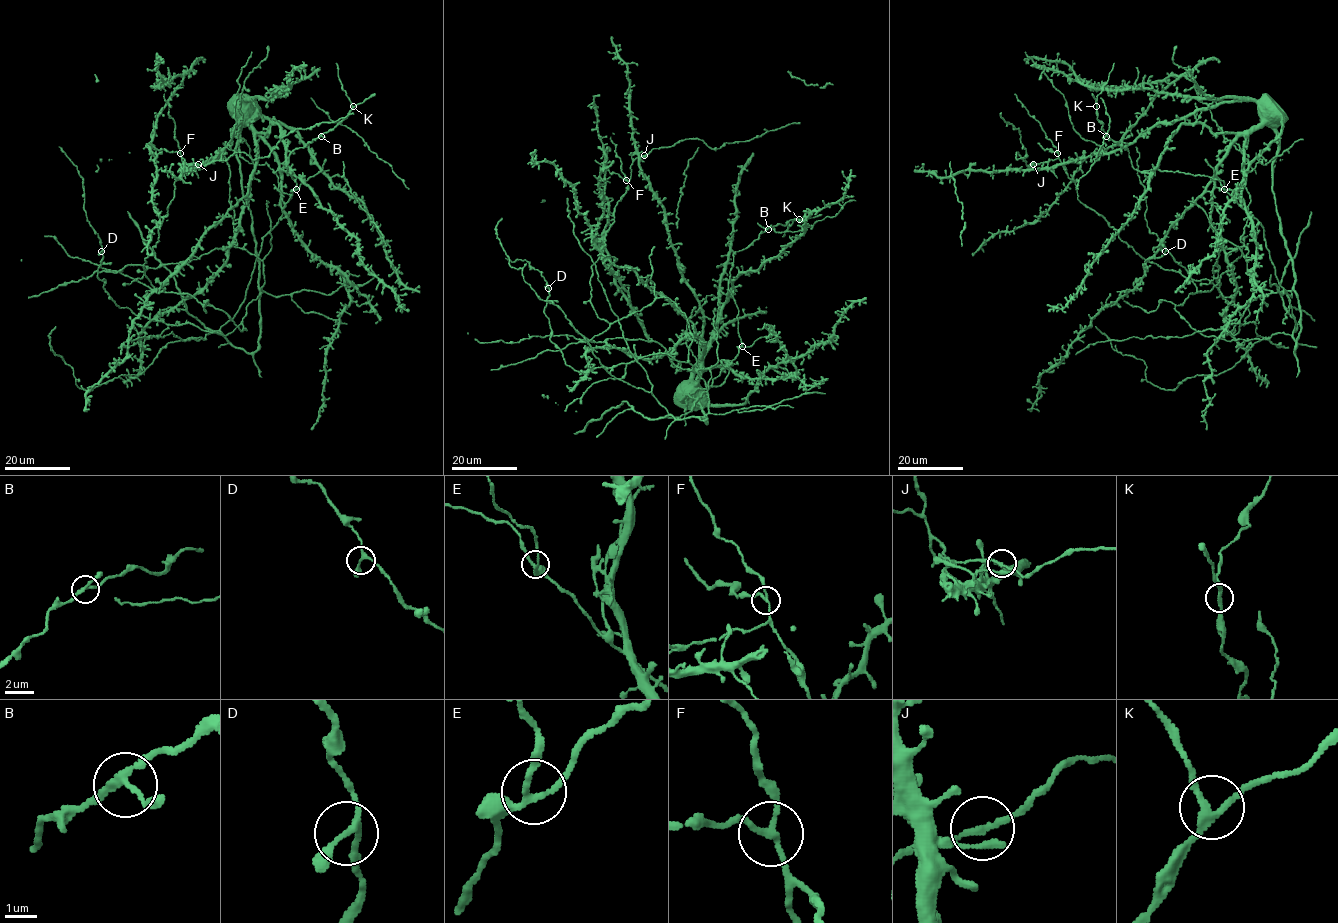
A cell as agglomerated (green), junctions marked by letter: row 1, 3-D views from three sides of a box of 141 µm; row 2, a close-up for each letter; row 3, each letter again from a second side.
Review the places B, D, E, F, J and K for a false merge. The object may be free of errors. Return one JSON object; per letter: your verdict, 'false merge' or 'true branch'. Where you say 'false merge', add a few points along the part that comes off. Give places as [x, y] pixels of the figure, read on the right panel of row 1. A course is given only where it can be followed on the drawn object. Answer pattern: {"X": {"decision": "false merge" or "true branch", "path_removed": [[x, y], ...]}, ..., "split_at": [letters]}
{"B": {"decision": "true branch"}, "D": {"decision": "true branch"}, "E": {"decision": "true branch"}, "F": {"decision": "false merge", "path_removed": [[1057, 153], [1045, 150], [1038, 142]]}, "J": {"decision": "true branch"}, "K": {"decision": "true branch"}, "split_at": ["F"]}

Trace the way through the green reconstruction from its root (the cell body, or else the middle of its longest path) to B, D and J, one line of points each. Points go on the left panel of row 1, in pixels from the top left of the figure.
B: (238, 105), (276, 159), (285, 205), (296, 187), (292, 173), (282, 171), (287, 171), (290, 154), (321, 136)
D: (238, 105), (236, 158), (262, 292), (243, 321), (222, 335), (136, 316), (117, 306), (98, 278), (101, 251)
J: (238, 105), (251, 101), (257, 113), (235, 128), (215, 158), (192, 168), (198, 164)

